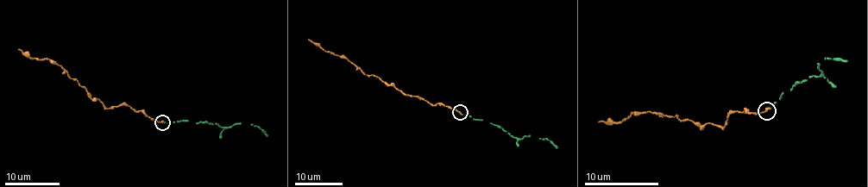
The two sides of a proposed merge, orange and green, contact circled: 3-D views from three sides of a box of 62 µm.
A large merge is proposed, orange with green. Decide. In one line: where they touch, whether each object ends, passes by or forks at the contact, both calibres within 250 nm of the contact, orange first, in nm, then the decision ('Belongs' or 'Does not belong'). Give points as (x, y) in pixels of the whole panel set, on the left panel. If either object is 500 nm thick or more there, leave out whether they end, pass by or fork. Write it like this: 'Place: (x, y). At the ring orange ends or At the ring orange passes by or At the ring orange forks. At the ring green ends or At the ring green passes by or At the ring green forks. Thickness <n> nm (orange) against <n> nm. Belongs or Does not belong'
Place: (162, 122). At the ring orange ends. At the ring green ends. Thickness 240 nm (orange) against 100 nm. Belongs

